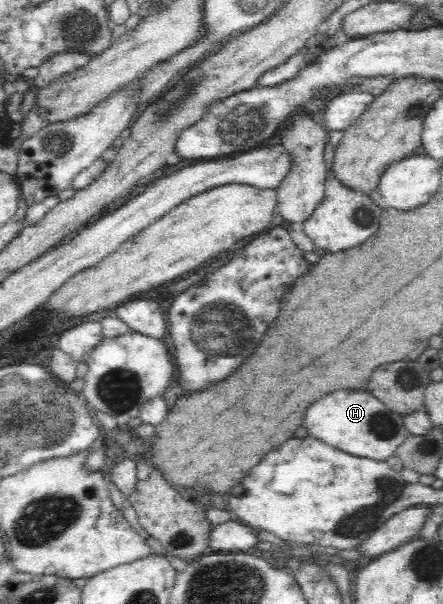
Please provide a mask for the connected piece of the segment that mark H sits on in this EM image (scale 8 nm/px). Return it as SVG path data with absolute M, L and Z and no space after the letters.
M338 389L314 400L303 417L308 436L315 437L350 455L376 461L386 461L396 455L396 449L406 437L403 414L392 411L367 390Z

